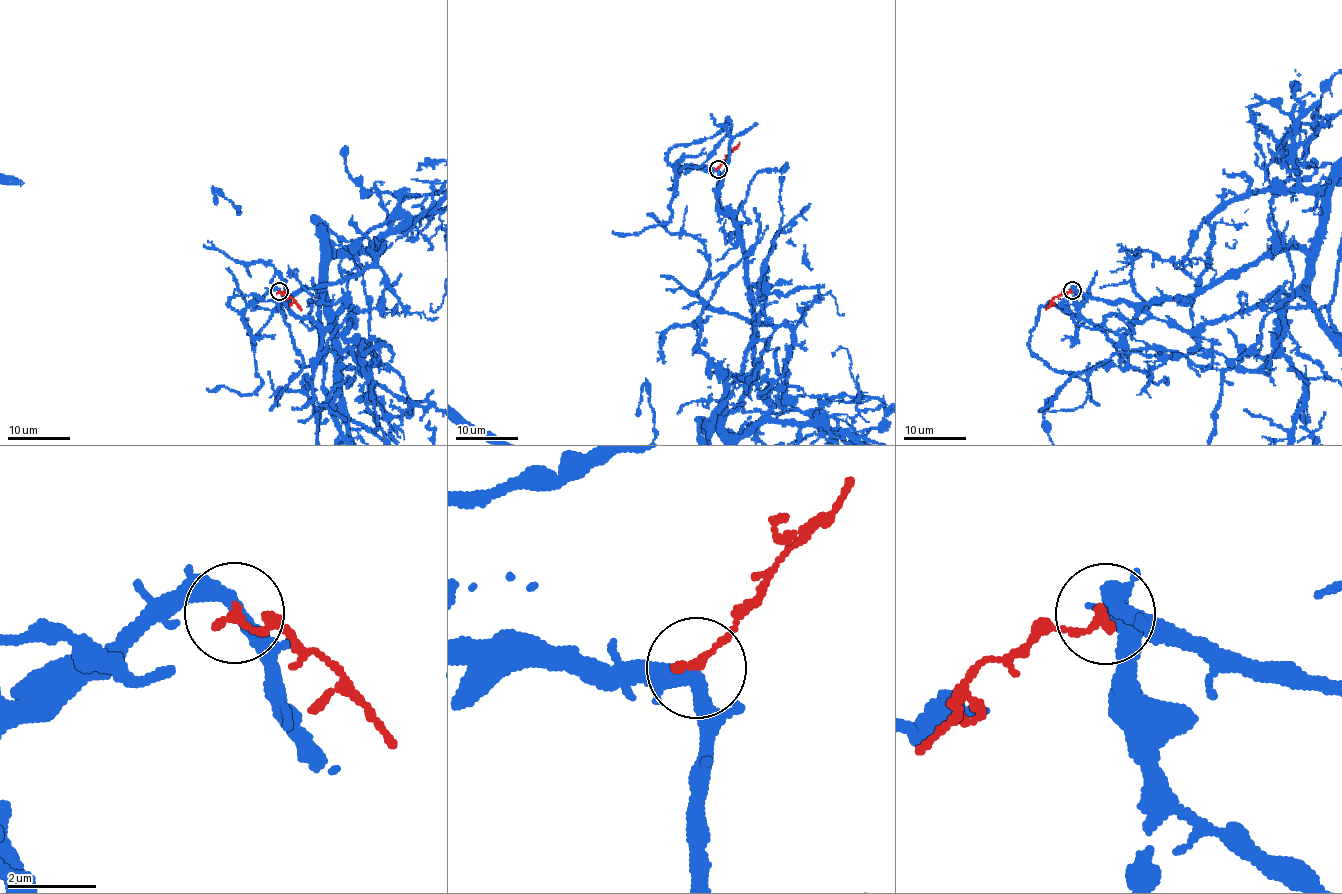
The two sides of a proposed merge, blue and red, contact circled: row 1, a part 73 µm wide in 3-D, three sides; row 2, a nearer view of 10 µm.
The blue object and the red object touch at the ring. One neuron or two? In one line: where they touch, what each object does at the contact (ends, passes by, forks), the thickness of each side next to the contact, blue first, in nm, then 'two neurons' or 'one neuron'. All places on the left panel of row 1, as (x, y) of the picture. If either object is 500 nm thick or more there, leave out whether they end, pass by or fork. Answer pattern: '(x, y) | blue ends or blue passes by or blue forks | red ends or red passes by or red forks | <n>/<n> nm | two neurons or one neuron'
(279, 291) | blue passes by | red ends | 340/200 nm | two neurons

